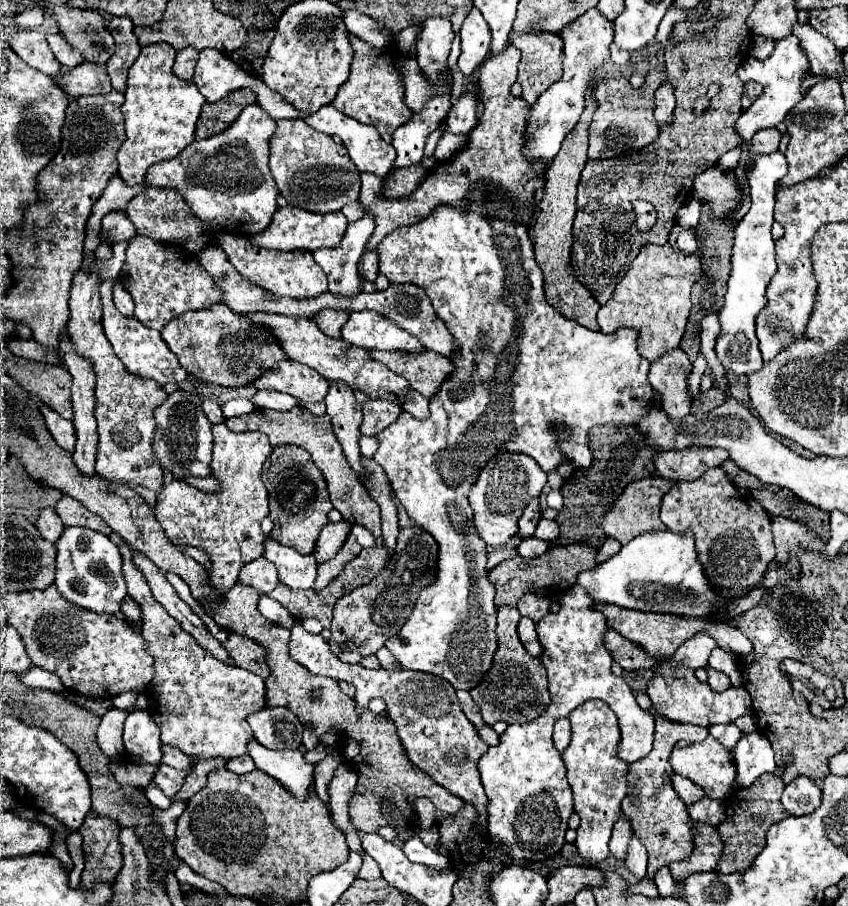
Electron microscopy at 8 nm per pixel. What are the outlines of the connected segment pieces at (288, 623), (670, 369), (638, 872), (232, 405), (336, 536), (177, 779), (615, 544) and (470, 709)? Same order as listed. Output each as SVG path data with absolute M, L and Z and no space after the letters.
M267 595L261 597L261 601L259 601L259 611L261 611L267 619L271 619L273 623L277 623L277 625L281 625L281 627L285 627L285 629L291 629L293 623L295 623L295 619L291 617L291 613L289 613L287 609L283 609L283 607L279 605L279 601L275 601L275 599L267 597Z
M679 347L673 351L667 351L665 357L651 363L649 369L649 383L655 391L663 395L663 411L667 417L673 417L673 421L683 419L689 415L691 399L687 395L689 385L687 377L691 371L691 363Z
M631 837L631 841L629 841L625 865L639 879L643 879L647 875L647 849L639 841L639 837Z
M231 399L227 403L221 405L221 411L223 411L223 417L229 419L229 417L241 417L241 415L247 415L255 409L255 405L249 401L249 399Z
M347 521L325 525L319 535L319 541L315 545L315 551L313 551L317 563L323 563L323 561L335 557L335 553L341 549L345 537L349 535L349 531L351 531L351 525Z
M161 765L153 777L153 783L167 795L167 797L175 797L175 793L179 791L179 787L183 785L185 777L187 777L189 769L187 771L177 771L177 769L171 769L167 765Z
M607 539L607 541L601 545L601 549L597 551L597 563L607 561L607 559L613 557L619 549L621 549L621 543L619 543L619 541L615 541L615 539Z
M457 691L457 697L459 697L459 703L461 703L461 709L463 709L463 713L467 715L467 719L473 723L473 725L483 725L485 721L483 721L483 717L481 717L481 713L479 713L479 705L475 705L475 701L471 699L471 695L469 695L469 691Z

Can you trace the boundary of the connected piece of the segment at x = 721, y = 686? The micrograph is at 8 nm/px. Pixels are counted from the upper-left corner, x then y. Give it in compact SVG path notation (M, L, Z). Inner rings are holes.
M707 667L707 685L713 689L713 691L725 691L731 687L731 681L725 673L713 669L713 667Z

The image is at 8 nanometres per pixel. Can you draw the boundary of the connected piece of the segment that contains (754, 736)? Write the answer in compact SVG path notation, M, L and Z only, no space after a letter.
M743 733L737 745L733 747L735 765L737 765L737 779L735 789L751 785L764 773L773 773L777 769L771 743L763 733Z

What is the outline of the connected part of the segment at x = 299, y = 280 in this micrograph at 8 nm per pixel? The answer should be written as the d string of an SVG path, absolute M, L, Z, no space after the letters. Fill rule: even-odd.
M221 233L217 239L217 245L227 253L229 263L239 271L241 277L251 281L253 285L259 285L261 289L273 293L275 297L293 297L293 299L311 299L327 291L327 277L319 269L319 265L313 259L311 251L273 251L263 249L257 245L251 245L251 241L243 235L233 233Z

